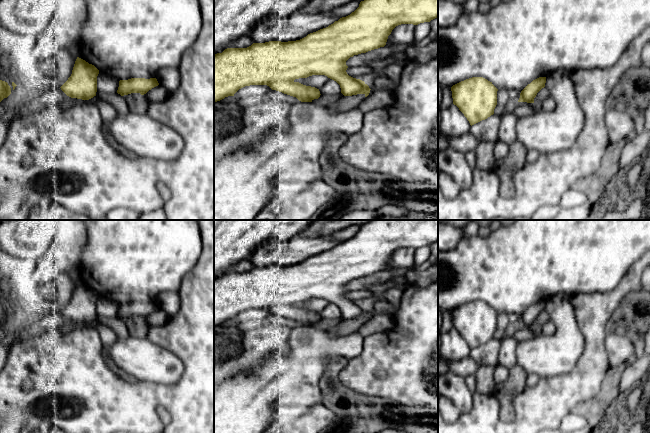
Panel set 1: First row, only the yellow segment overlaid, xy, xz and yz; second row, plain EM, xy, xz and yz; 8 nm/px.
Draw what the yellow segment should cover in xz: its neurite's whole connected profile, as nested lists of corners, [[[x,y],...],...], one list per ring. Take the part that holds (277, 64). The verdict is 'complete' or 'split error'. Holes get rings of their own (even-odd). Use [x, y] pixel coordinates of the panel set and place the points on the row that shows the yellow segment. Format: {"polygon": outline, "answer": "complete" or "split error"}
{"polygon": [[[364,0],[359,7],[346,17],[340,18],[326,28],[308,34],[296,41],[269,41],[253,43],[247,48],[227,48],[214,55],[214,103],[234,94],[241,88],[250,85],[267,85],[272,90],[296,97],[301,102],[312,102],[320,97],[319,89],[295,82],[295,79],[312,75],[325,75],[336,81],[344,96],[370,93],[369,86],[362,80],[349,76],[346,72],[346,61],[361,53],[384,47],[392,30],[401,24],[418,25],[438,18],[438,0]]], "answer": "complete"}

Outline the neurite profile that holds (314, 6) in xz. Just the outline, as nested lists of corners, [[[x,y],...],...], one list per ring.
[[[311,0],[298,12],[301,13],[321,13],[331,12],[335,8],[345,5],[351,1],[364,1],[364,0]]]

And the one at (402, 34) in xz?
[[[401,24],[396,26],[388,36],[385,46],[415,44],[414,29],[415,25],[413,24]]]

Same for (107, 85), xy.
[[[99,72],[97,76],[97,91],[102,94],[103,98],[107,99],[109,95],[116,93],[118,87],[119,80],[105,73]]]

